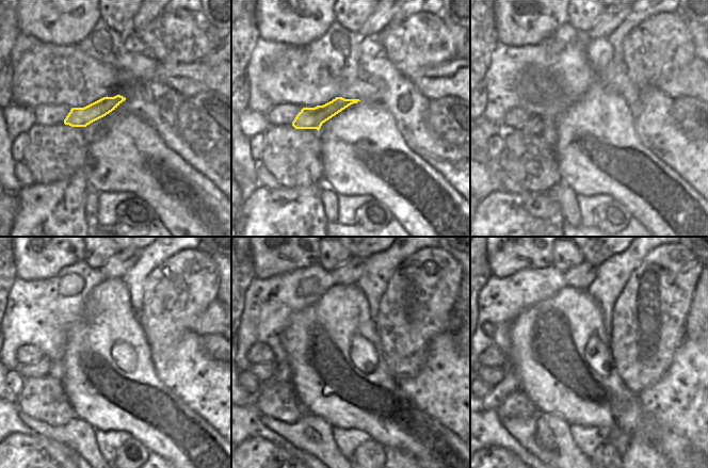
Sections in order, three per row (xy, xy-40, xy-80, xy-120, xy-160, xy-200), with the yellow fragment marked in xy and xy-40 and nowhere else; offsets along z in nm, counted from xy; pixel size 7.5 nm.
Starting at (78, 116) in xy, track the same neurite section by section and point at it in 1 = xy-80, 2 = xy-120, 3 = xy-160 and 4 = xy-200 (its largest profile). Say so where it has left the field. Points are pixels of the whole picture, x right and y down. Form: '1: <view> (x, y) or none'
1: xy-80 (534, 125)
2: xy-120 (44, 367)
3: xy-160 (262, 371)
4: xy-200 (492, 375)

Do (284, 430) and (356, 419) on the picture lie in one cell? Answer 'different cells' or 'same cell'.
different cells

